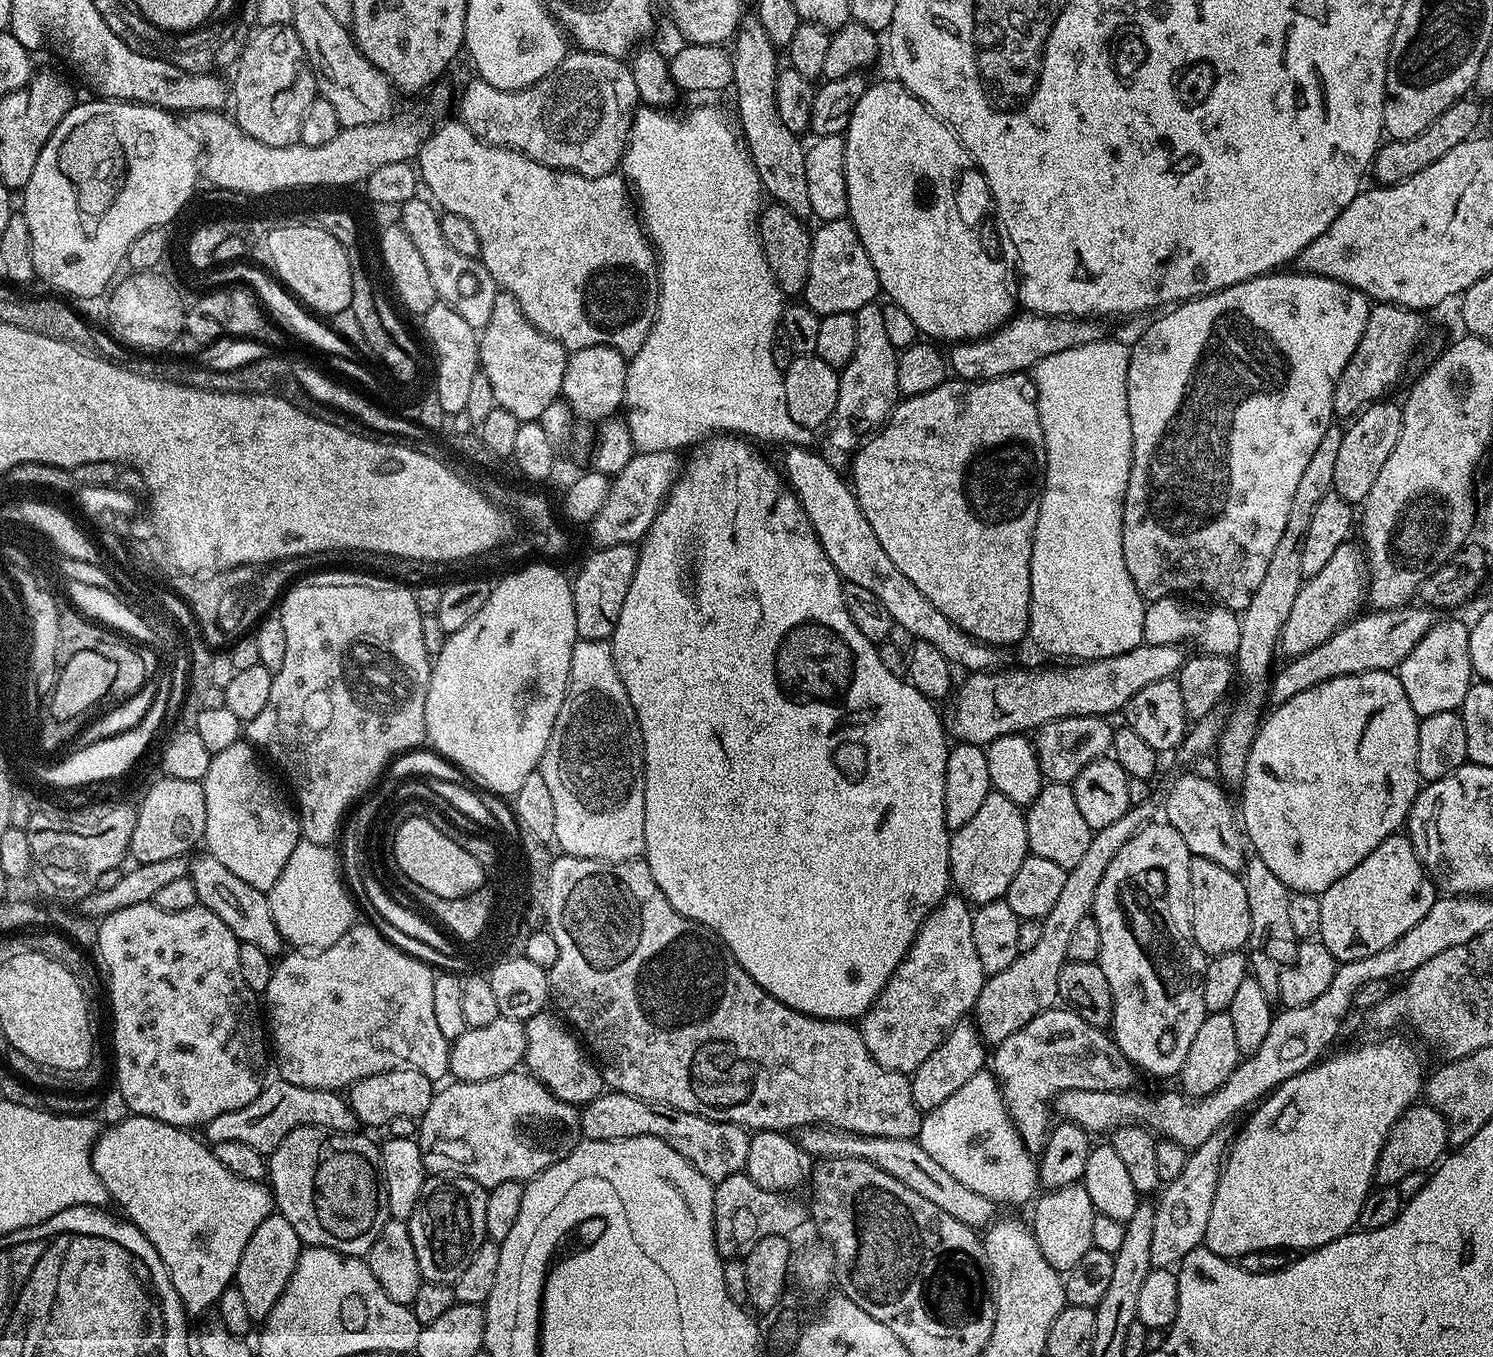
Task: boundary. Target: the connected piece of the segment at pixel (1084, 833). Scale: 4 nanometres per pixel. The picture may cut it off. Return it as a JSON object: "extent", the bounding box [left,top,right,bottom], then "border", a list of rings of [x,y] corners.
{"extent":[1024,783,1094,870],"border":[[[1045,783],[1039,794],[1027,805],[1024,821],[1031,855],[1058,862],[1058,866],[1065,870],[1078,866],[1079,860],[1086,855],[1086,846],[1090,846],[1094,830],[1086,826],[1086,818],[1082,818],[1078,810],[1071,784]]]}

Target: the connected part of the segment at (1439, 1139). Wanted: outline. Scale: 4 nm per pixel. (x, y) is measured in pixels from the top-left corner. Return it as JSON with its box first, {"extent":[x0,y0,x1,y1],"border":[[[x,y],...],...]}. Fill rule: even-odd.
{"extent":[1375,1102,1449,1186],"border":[[[1417,1102],[1397,1118],[1385,1138],[1382,1154],[1376,1163],[1375,1183],[1380,1186],[1396,1186],[1402,1178],[1406,1178],[1406,1174],[1427,1173],[1433,1166],[1439,1165],[1449,1151],[1448,1147],[1448,1127],[1442,1114],[1438,1114],[1438,1110],[1434,1110],[1427,1102]]]}

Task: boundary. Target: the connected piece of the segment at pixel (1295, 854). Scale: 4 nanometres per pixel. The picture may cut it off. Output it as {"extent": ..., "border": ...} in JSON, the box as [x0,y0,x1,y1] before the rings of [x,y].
{"extent":[1238,671,1422,893],"border":[[[1395,671],[1390,672],[1359,672],[1346,674],[1338,678],[1330,678],[1326,682],[1318,682],[1318,686],[1310,686],[1310,690],[1302,690],[1302,694],[1294,694],[1290,702],[1275,705],[1263,717],[1259,730],[1252,743],[1250,758],[1246,762],[1246,774],[1242,791],[1244,797],[1238,800],[1238,812],[1242,817],[1242,828],[1246,833],[1247,843],[1255,855],[1266,862],[1270,874],[1280,880],[1281,885],[1289,893],[1326,891],[1338,878],[1350,874],[1370,850],[1374,850],[1386,838],[1397,835],[1405,827],[1408,813],[1412,811],[1412,804],[1422,787],[1418,774],[1418,730],[1420,720],[1414,714],[1414,706],[1410,706],[1410,698],[1406,698],[1406,690],[1402,690],[1402,682]]]}

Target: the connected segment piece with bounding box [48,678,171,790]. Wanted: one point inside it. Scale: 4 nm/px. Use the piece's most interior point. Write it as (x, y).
(111, 757)

